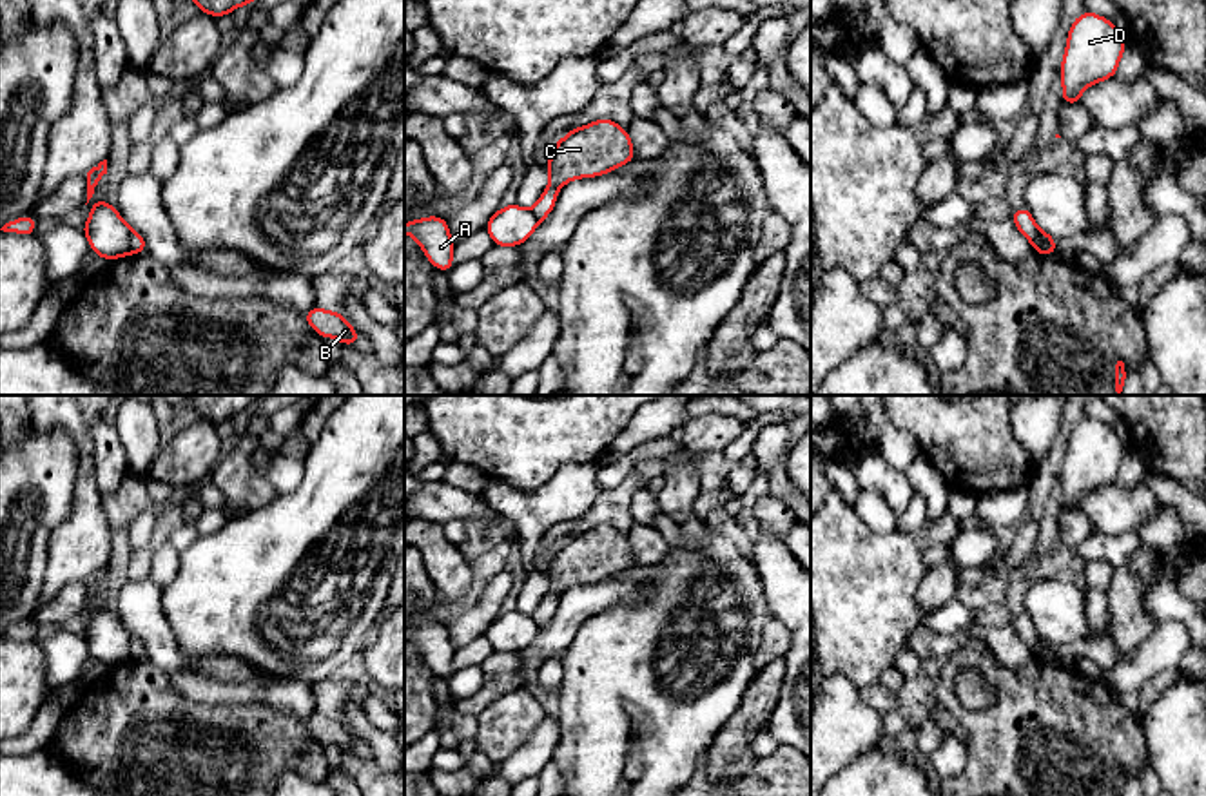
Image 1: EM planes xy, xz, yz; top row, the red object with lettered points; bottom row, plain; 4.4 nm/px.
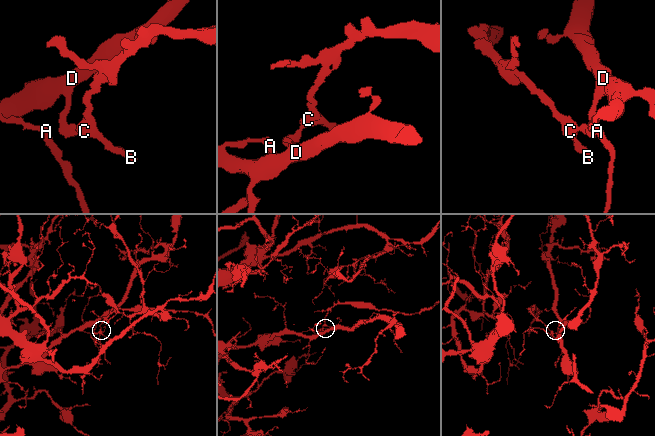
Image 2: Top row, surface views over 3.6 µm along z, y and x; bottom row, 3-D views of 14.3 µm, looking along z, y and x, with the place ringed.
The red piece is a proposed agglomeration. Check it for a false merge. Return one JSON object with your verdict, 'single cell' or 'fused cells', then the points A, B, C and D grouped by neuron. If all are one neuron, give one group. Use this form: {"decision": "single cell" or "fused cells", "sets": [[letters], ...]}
{"decision": "fused cells", "sets": [["A", "D"], ["B", "C"]]}

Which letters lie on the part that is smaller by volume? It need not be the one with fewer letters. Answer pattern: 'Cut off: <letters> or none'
Cut off: B, C

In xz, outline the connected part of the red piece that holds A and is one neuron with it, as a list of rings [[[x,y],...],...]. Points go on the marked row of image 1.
[[[441,216],[421,218],[404,223],[404,234],[412,236],[423,248],[428,261],[443,270],[450,272],[453,268],[453,247],[455,241],[448,232],[448,221]]]

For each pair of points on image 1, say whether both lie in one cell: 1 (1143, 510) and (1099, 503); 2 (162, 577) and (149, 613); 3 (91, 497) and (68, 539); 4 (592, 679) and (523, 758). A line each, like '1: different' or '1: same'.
1: same
2: different
3: same
4: different

